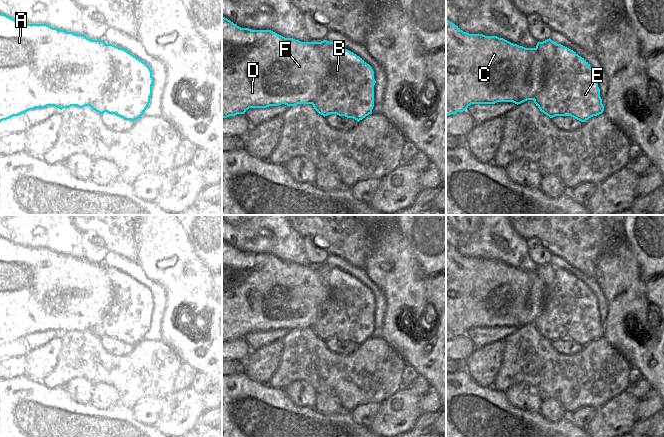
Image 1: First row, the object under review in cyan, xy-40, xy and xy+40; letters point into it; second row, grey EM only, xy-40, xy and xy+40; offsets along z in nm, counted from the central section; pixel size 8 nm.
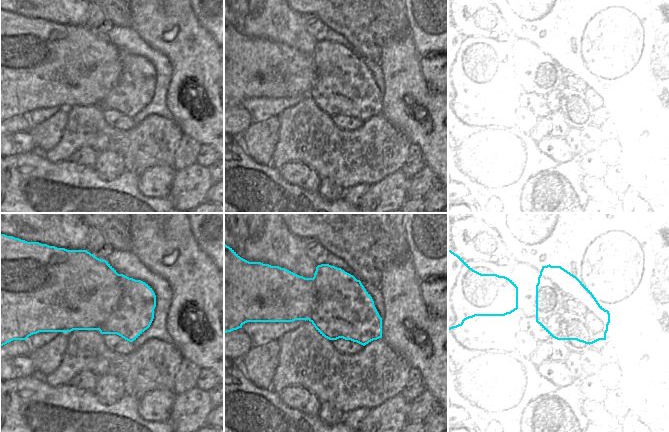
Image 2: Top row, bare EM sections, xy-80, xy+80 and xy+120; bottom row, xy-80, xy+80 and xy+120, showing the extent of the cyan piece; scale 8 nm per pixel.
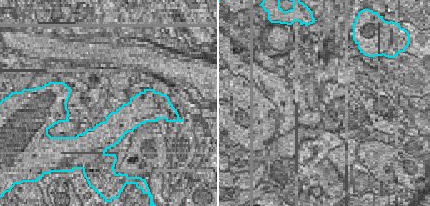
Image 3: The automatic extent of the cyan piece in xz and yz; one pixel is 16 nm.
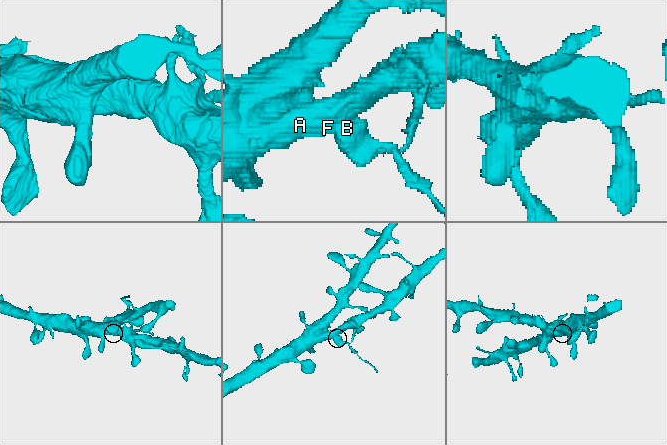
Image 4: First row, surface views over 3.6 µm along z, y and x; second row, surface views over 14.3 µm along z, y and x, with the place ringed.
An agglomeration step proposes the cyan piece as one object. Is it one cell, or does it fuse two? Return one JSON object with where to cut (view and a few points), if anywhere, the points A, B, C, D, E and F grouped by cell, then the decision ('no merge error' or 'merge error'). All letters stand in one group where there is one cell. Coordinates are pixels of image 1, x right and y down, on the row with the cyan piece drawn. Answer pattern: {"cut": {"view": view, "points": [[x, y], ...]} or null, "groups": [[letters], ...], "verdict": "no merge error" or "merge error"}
{"cut": {"view": "xy-40", "points": [[106, 44], [113, 69], [112, 78], [90, 106]]}, "groups": [["A", "C", "D", "F"], ["B", "E"]], "verdict": "merge error"}

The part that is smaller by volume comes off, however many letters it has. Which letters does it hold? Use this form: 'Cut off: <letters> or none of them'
Cut off: B, E.

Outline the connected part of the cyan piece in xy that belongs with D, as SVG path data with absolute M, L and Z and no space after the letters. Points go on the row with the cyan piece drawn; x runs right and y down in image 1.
M222 16L222 118L244 114L249 108L312 104L328 71L329 67L314 42L285 38L271 30L241 28Z

